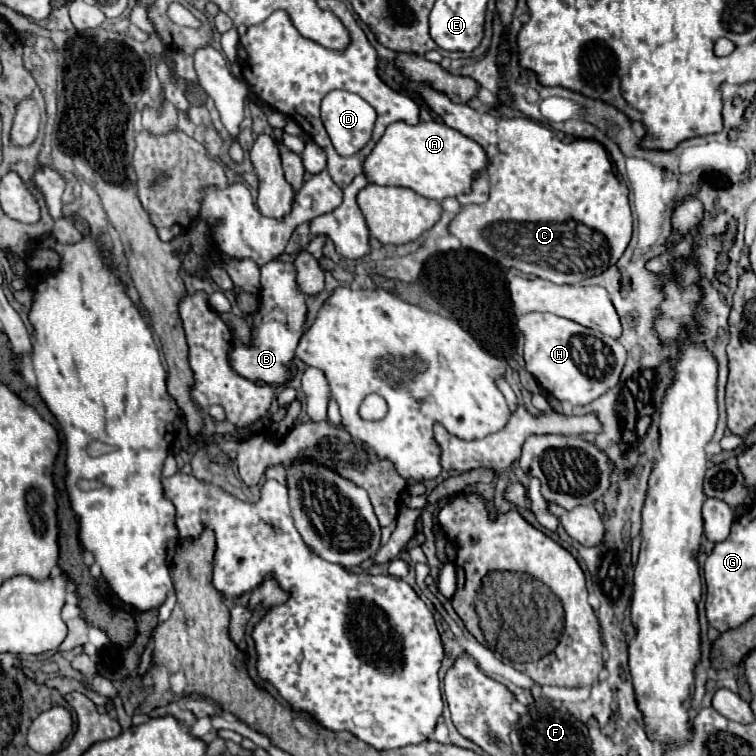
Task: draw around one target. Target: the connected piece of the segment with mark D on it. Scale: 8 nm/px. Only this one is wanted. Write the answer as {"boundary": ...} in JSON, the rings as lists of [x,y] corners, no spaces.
{"boundary":[[[332,90],[322,100],[322,122],[326,126],[326,132],[328,132],[334,148],[336,148],[336,152],[340,156],[354,156],[372,138],[372,130],[374,130],[374,122],[376,122],[376,110],[372,106],[368,106],[368,102],[364,102],[364,98],[360,98],[358,94],[352,94],[346,90]]]}

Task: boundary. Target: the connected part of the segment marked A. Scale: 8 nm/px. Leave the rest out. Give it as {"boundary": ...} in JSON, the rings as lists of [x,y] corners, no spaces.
{"boundary":[[[394,122],[366,158],[364,172],[374,184],[404,186],[424,198],[444,200],[448,196],[468,194],[476,176],[484,174],[488,164],[488,154],[478,142],[446,124],[418,122],[410,126],[406,122]]]}

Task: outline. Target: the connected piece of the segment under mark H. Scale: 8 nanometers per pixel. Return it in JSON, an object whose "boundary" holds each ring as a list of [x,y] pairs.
{"boundary":[[[544,312],[520,314],[517,328],[524,334],[526,370],[558,400],[568,400],[570,404],[588,404],[616,386],[620,380],[626,350],[618,340],[580,326],[568,318]]]}

